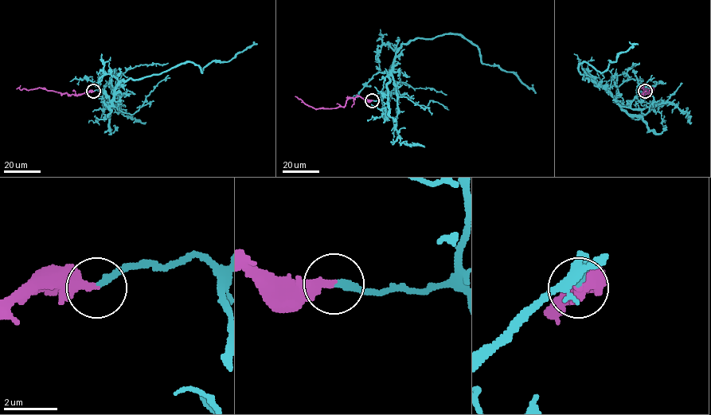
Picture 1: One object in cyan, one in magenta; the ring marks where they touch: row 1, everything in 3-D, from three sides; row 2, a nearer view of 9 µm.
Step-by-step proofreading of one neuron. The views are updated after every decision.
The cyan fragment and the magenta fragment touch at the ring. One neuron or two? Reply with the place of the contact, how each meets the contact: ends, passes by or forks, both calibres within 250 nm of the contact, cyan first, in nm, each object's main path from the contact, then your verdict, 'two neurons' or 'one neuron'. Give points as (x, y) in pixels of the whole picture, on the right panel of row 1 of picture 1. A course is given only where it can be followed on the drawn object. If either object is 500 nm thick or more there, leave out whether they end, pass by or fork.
at (645, 91); cyan ends there; magenta ends there; 240 nm thick on the cyan side, 380 nm on the other; cyan runs (645, 92), (621, 106), (609, 92), (583, 80), (579, 72), (585, 62), (603, 72), (610, 60), (638, 44); magenta runs (645, 92), (642, 95), (650, 93), (653, 88), (641, 88); one neuron

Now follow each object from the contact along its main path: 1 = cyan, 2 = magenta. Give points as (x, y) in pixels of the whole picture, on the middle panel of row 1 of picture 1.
1: (373, 100), (380, 99), (384, 79), (403, 44), (443, 34), (470, 41), (482, 64), (512, 71), (536, 93)
2: (372, 100), (359, 96), (349, 97), (344, 106), (314, 108), (294, 96)

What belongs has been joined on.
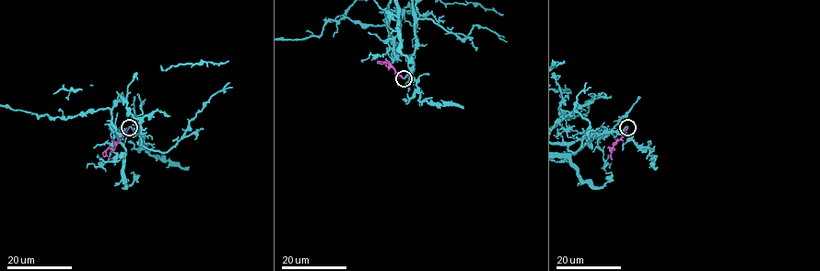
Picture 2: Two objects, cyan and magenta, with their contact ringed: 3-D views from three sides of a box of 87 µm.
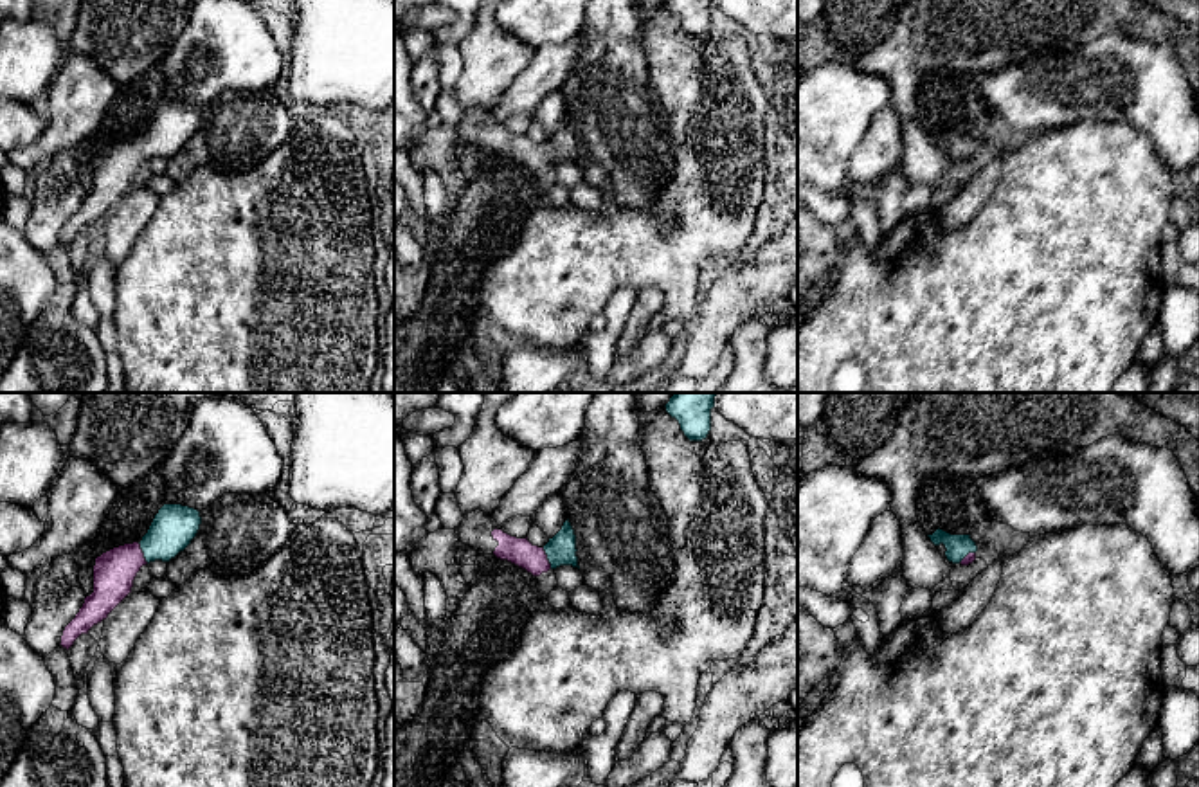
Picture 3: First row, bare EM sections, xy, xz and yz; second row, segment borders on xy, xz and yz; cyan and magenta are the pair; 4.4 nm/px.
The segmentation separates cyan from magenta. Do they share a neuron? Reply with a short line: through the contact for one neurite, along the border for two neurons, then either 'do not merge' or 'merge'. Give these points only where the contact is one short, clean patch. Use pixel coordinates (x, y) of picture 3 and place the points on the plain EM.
line xy (173, 125), (157, 141), (143, 148), (114, 168); merge

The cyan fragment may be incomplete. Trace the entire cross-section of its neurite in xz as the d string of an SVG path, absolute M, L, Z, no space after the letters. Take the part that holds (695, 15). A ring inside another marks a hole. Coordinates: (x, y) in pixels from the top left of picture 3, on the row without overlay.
M666 0L666 9L675 14L690 38L702 38L711 27L715 0Z

